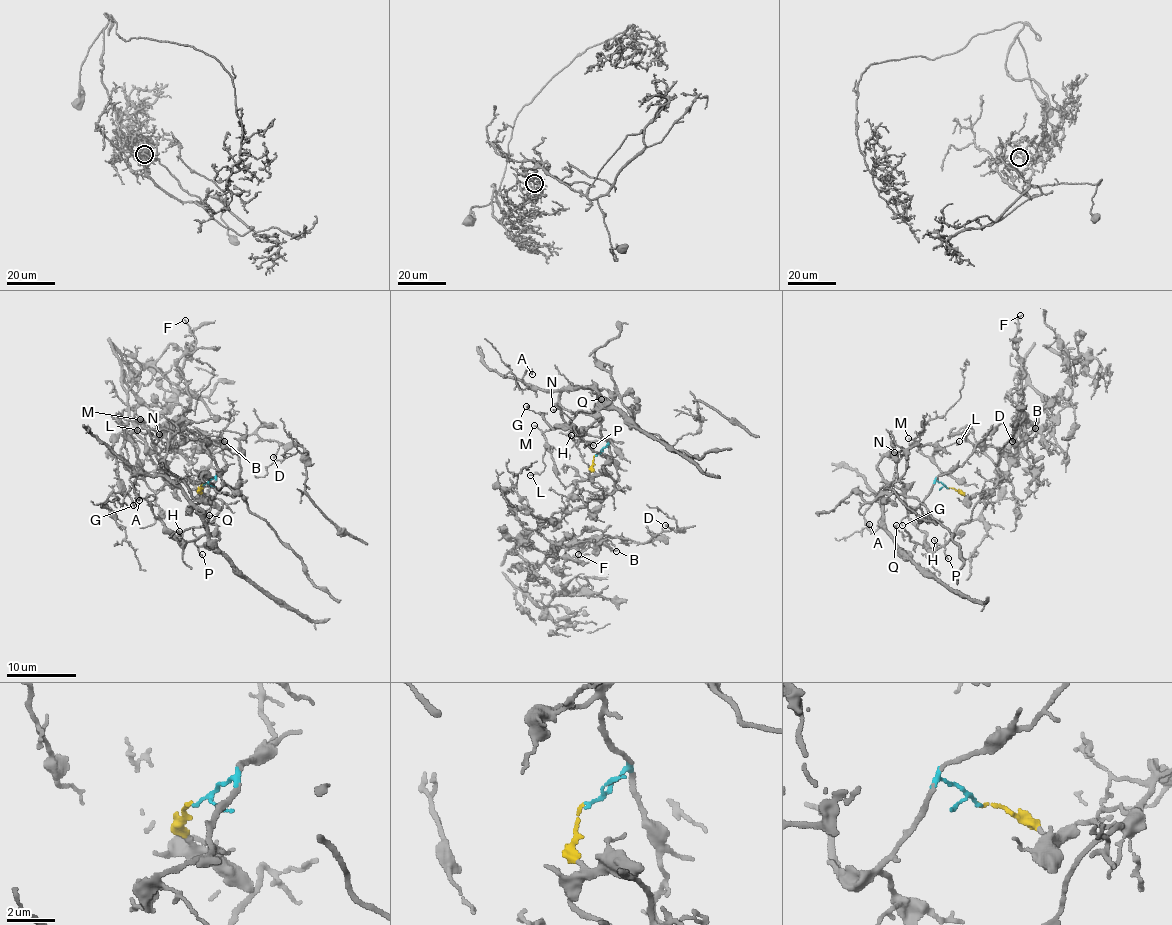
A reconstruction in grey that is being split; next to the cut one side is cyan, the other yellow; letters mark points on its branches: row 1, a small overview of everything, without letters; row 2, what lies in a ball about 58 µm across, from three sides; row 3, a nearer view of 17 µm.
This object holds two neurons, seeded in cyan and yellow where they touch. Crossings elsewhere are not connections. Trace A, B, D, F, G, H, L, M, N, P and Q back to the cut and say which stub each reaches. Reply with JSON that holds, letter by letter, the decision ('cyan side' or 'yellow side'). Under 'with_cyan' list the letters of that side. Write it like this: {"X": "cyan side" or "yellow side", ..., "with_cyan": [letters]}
{"A": "cyan side", "B": "yellow side", "D": "yellow side", "F": "yellow side", "G": "yellow side", "H": "yellow side", "L": "cyan side", "M": "cyan side", "N": "cyan side", "P": "yellow side", "Q": "yellow side", "with_cyan": ["A", "L", "M", "N"]}

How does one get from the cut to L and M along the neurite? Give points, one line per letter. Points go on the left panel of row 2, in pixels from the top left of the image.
L: (203, 484), (215, 479), (208, 497), (199, 499), (164, 466), (170, 431), (150, 432), (154, 442), (137, 429)
M: (203, 484), (215, 479), (204, 500), (192, 495), (164, 466), (166, 443), (173, 434), (150, 428), (140, 420)

